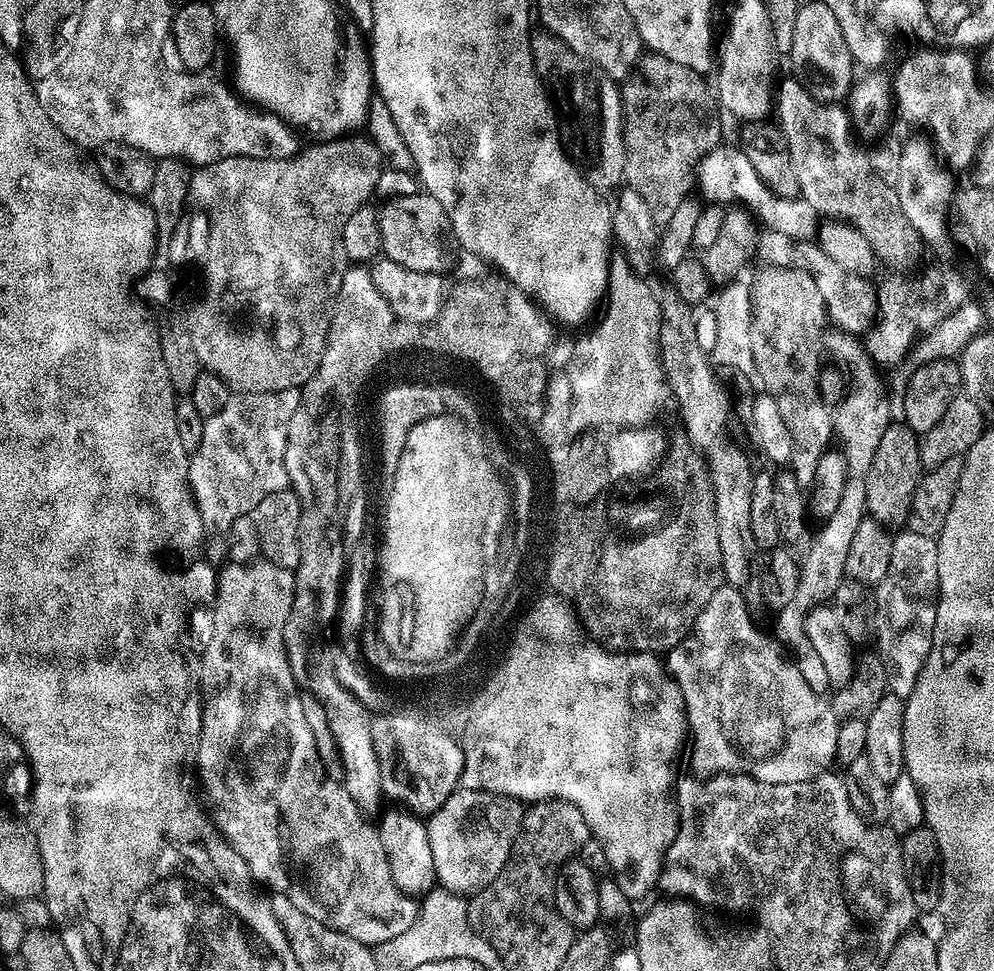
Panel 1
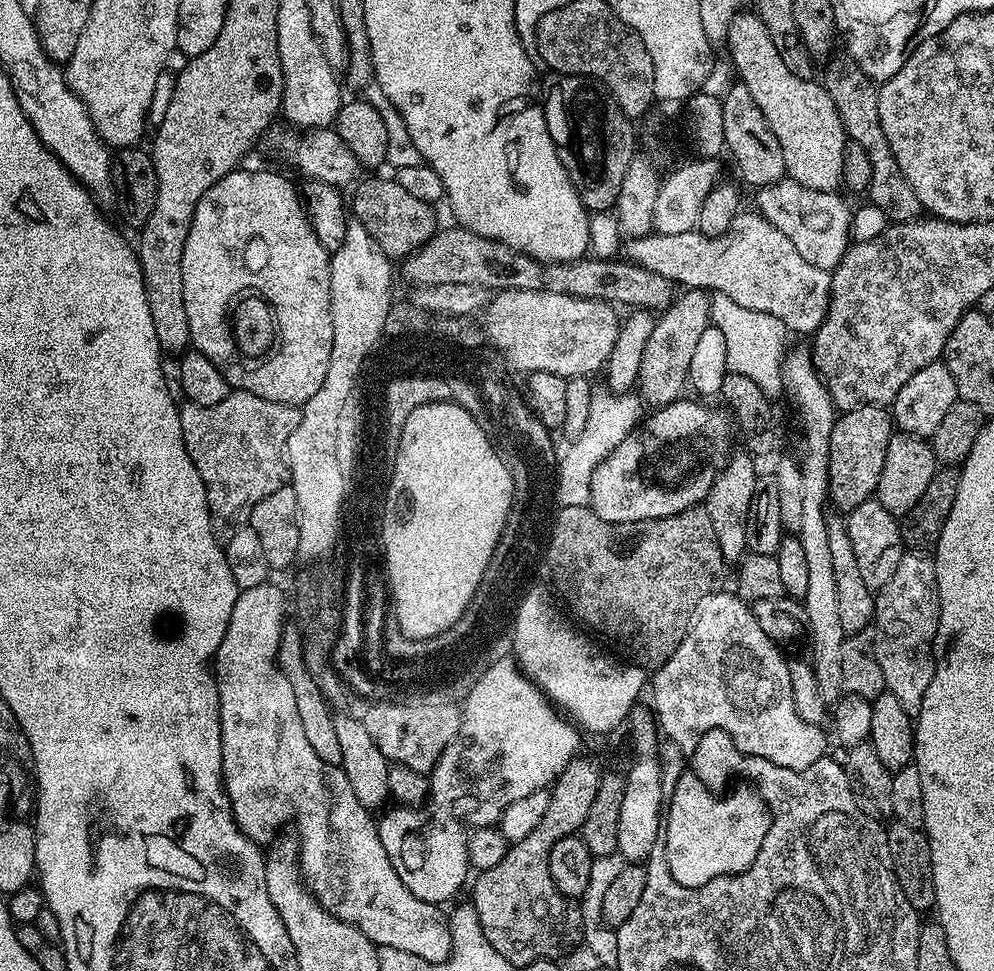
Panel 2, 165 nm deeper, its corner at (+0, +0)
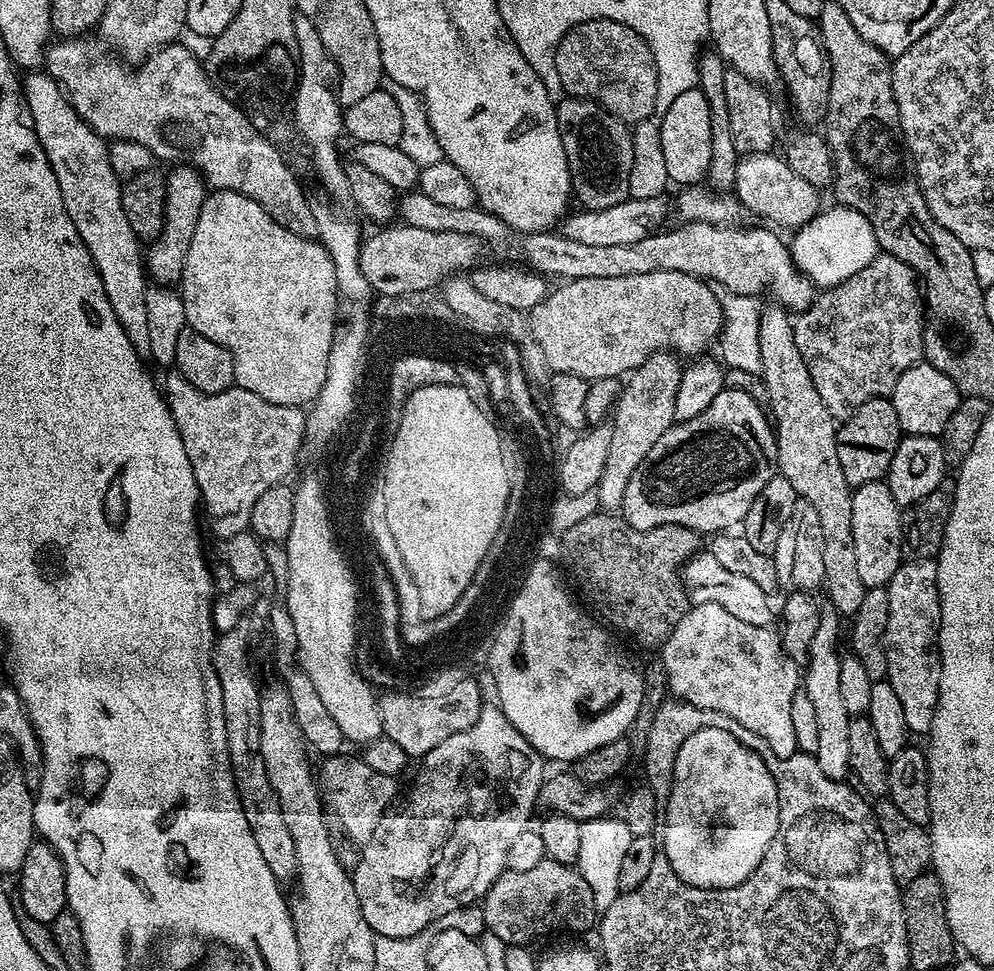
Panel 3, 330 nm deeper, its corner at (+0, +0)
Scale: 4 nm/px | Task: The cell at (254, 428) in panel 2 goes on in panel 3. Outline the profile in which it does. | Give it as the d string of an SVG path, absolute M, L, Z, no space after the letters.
M175 370L169 371L165 376L168 377L165 378L164 384L162 380L162 395L168 403L168 409L172 412L174 422L178 426L178 434L182 438L182 446L186 446L186 458L190 458L190 466L194 470L194 478L200 487L202 506L206 512L208 510L208 520L213 532L218 538L217 541L223 542L234 538L234 534L242 534L249 531L248 523L250 522L250 514L254 511L254 505L257 504L258 498L262 498L262 494L266 494L266 490L270 490L270 486L285 483L289 479L287 476L292 471L294 471L293 473L297 471L296 464L298 465L298 461L300 460L300 452L306 431L305 409L294 404L266 402L266 398L258 398L258 394L254 394L250 390L239 386L222 390L222 394L202 394L198 390L194 390L194 386L190 386L190 382L186 382L186 378L182 378L179 372Z

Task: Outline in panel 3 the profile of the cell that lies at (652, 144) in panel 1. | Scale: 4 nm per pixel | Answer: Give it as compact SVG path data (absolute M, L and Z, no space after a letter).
M587 20L571 28L571 30L560 39L556 47L556 69L558 70L561 89L563 89L569 97L582 100L594 100L597 104L601 104L611 116L616 116L629 126L641 124L656 112L656 103L658 102L658 66L654 66L654 54L650 50L650 46L646 46L644 39L634 30L630 30L630 26L622 26L622 22L614 22L613 20Z

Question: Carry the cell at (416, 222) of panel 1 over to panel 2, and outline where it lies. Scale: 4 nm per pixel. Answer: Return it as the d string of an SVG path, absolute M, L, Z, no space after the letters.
M394 178L388 180L367 180L361 179L355 185L352 200L350 196L350 212L378 242L378 246L389 258L403 258L412 252L417 252L431 236L438 231L436 225L436 208L427 204L400 186Z

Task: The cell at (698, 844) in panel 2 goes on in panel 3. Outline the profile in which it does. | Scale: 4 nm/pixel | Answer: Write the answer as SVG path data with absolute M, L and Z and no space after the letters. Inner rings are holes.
M700 729L682 742L673 764L672 789L662 809L664 809L662 855L668 859L668 864L674 870L674 874L678 874L678 878L682 878L682 882L695 888L733 888L746 882L746 878L750 878L750 874L754 874L754 870L758 870L770 842L774 842L774 834L778 834L778 814L780 813L778 786L774 786L774 778L770 774L770 770L766 770L764 756L742 746L742 742L738 742L738 738L734 738L732 734L726 734L726 730ZM712 824L720 824L720 829L715 832L712 829Z

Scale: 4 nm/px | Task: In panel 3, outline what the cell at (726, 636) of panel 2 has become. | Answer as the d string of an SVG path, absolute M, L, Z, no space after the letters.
M692 604L682 622L674 626L664 641L662 651L662 676L675 699L734 718L735 722L746 726L746 730L758 734L773 756L797 755L790 702L794 702L794 694L801 687L802 672L786 654L775 627L750 626L718 605Z

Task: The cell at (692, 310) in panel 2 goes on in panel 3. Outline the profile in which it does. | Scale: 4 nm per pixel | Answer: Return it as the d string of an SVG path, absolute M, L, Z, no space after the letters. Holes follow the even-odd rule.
M671 351L653 352L642 366L638 366L627 377L620 398L610 417L613 428L610 450L607 452L605 469L596 484L594 495L599 507L606 512L616 512L623 507L626 485L630 482L634 470L650 454L650 446L666 434L676 420L674 398L678 398L678 382L682 364ZM673 356L673 357L672 357ZM676 360L677 361L676 361Z

